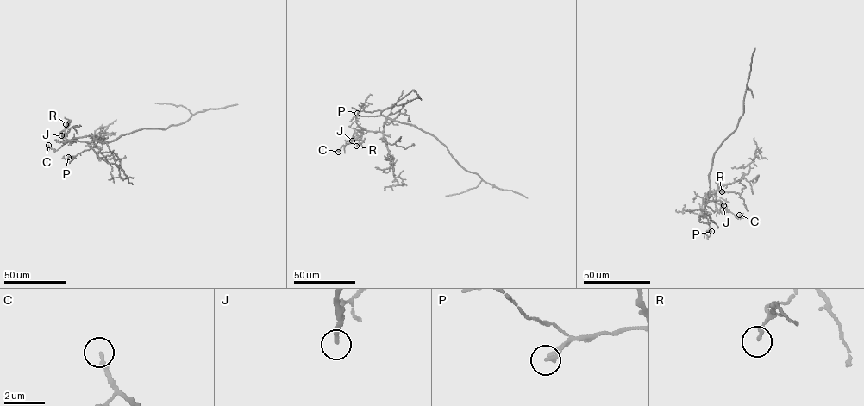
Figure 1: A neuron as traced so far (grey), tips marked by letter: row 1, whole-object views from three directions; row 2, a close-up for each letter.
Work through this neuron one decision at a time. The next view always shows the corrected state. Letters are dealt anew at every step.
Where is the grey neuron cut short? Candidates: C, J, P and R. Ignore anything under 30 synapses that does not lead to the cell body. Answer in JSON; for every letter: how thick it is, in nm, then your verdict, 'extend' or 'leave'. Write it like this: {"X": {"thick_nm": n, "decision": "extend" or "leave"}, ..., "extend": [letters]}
{"C": {"thick_nm": 190, "decision": "leave"}, "J": {"thick_nm": 240, "decision": "extend"}, "P": {"thick_nm": 180, "decision": "leave"}, "R": {"thick_nm": 130, "decision": "leave"}, "extend": ["J"]}

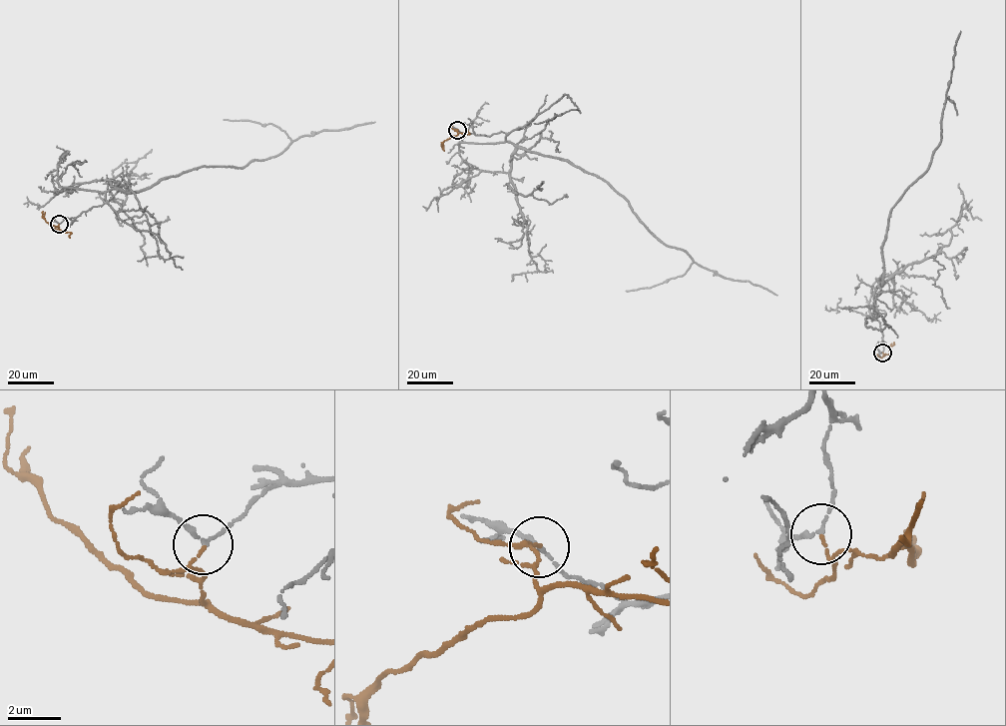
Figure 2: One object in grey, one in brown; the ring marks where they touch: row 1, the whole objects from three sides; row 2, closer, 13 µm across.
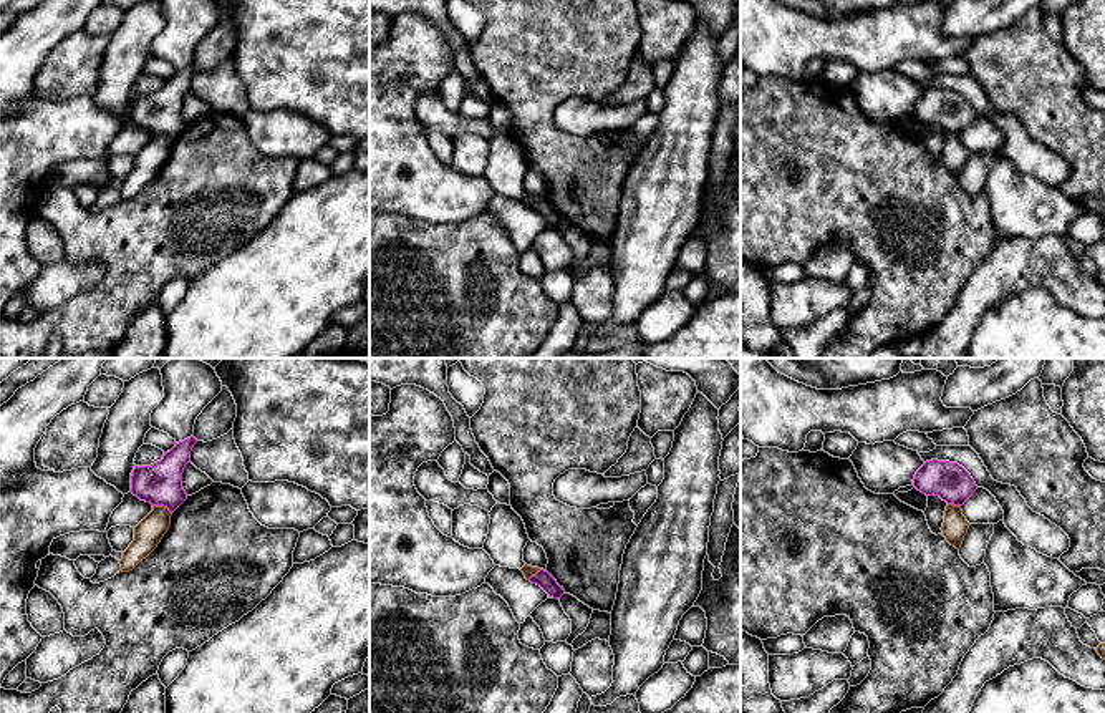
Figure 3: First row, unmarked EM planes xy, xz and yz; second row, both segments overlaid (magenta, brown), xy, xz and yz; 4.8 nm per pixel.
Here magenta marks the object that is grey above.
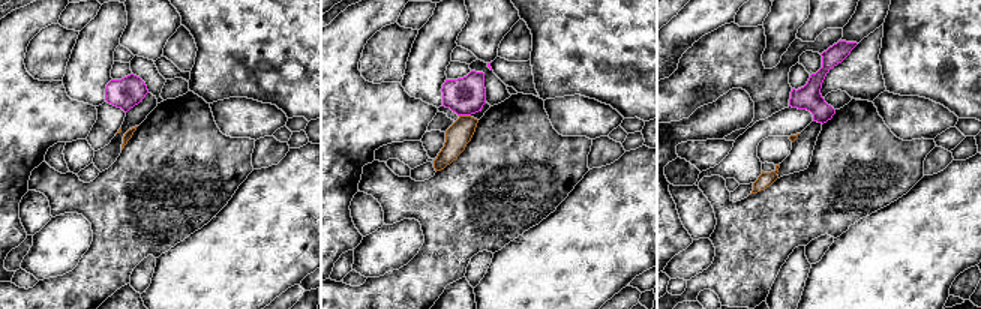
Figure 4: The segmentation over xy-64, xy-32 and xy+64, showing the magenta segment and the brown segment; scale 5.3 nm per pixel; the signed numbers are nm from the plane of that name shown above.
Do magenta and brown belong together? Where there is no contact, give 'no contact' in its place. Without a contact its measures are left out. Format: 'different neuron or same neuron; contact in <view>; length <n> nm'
different neuron; contact in xy; length 100 nm

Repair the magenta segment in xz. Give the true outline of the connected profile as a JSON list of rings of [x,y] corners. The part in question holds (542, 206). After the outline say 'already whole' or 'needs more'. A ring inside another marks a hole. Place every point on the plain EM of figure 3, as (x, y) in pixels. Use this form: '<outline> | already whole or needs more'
[[[543,197],[528,207],[532,212],[540,214],[550,226],[560,227],[565,219],[557,212],[557,209]]] | already whole

